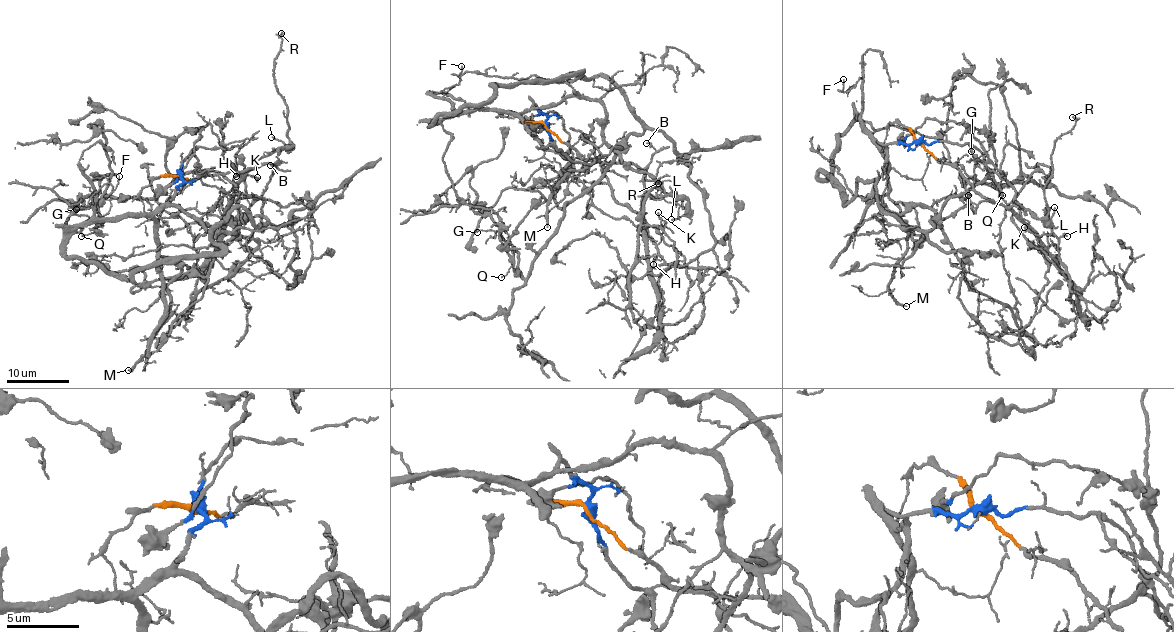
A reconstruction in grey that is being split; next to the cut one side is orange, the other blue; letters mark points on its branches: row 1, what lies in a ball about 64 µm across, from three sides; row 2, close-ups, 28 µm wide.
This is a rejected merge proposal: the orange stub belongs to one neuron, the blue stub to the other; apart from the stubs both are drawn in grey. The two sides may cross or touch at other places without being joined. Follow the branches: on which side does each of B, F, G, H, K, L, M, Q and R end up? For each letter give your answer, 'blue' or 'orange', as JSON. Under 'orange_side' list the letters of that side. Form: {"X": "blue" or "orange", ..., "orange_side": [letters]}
{"B": "orange", "F": "blue", "G": "blue", "H": "orange", "K": "orange", "L": "orange", "M": "blue", "Q": "blue", "R": "orange", "orange_side": ["B", "H", "K", "L", "R"]}

